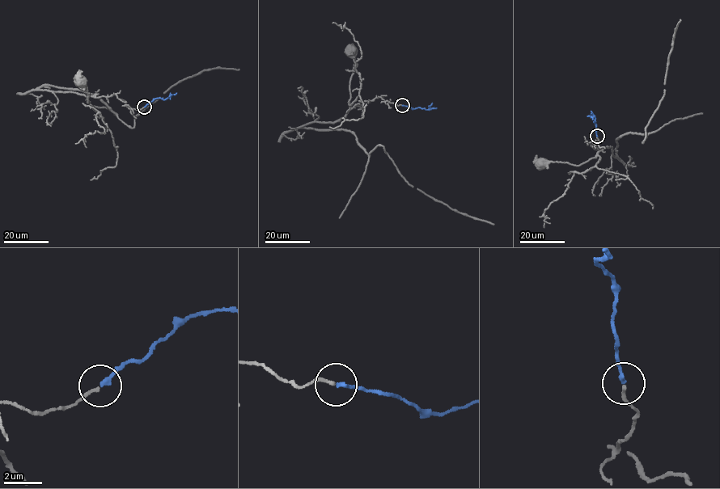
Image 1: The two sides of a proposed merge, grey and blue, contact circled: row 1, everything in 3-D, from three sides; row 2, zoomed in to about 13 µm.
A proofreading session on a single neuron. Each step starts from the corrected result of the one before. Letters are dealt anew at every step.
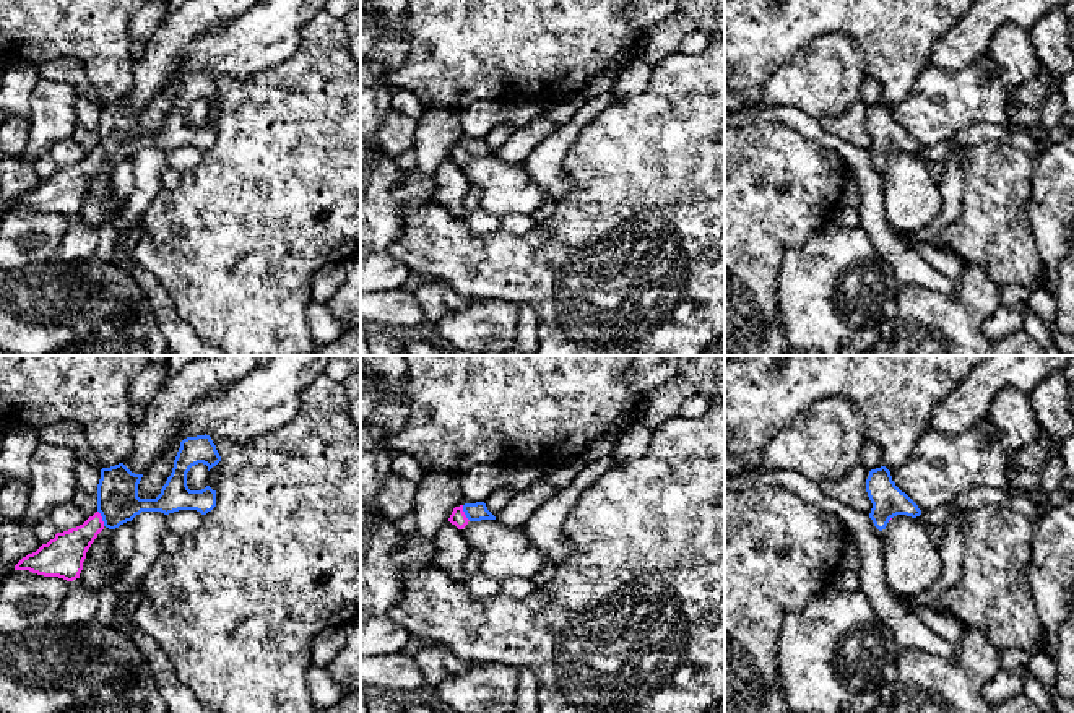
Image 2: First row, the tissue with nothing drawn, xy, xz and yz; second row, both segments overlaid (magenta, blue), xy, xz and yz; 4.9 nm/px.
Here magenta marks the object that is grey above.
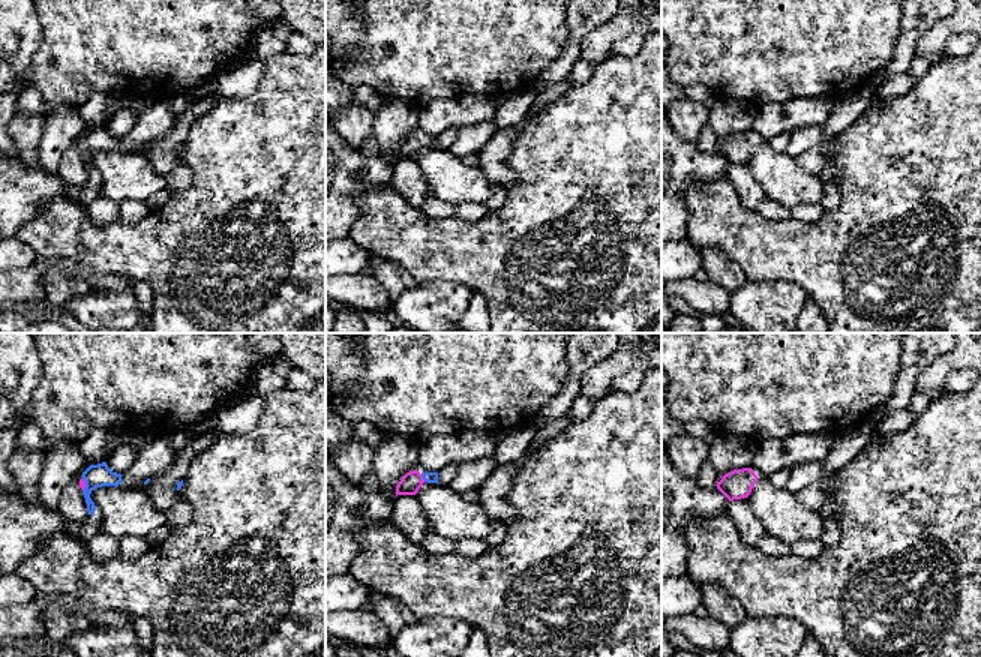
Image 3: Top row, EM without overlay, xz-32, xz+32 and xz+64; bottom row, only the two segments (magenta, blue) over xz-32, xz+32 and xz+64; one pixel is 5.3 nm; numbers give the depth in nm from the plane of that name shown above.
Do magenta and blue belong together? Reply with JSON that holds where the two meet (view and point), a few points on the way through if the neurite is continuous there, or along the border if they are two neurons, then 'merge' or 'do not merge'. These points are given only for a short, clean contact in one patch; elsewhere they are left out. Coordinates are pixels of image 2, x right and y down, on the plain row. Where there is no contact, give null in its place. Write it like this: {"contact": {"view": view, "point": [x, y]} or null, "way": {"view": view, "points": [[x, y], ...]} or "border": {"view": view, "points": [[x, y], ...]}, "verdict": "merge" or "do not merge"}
{"contact": {"view": "xz", "point": [463, 150]}, "way": {"view": "xz", "points": [[459, 155], [463, 150], [475, 148]]}, "verdict": "merge"}

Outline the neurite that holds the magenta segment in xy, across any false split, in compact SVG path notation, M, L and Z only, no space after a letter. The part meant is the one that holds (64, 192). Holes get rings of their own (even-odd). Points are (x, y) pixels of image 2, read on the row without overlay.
M210 71L184 75L172 109L156 135L138 133L138 120L143 110L132 109L123 99L102 104L97 120L97 148L83 161L57 169L36 188L23 193L15 206L29 206L37 211L73 218L80 214L86 188L104 164L115 166L141 148L169 151L179 146L197 146L206 151L216 143L216 127L210 122L201 127L190 127L187 109L198 99L206 101L210 107L219 97L221 93Z

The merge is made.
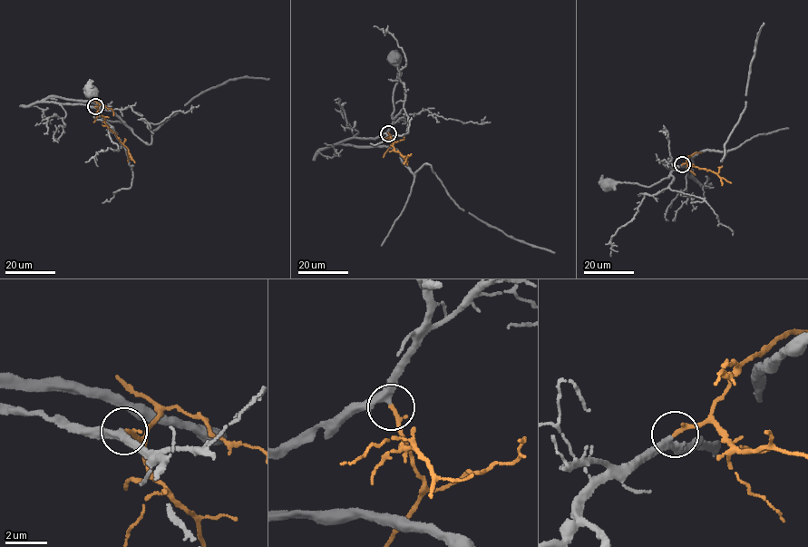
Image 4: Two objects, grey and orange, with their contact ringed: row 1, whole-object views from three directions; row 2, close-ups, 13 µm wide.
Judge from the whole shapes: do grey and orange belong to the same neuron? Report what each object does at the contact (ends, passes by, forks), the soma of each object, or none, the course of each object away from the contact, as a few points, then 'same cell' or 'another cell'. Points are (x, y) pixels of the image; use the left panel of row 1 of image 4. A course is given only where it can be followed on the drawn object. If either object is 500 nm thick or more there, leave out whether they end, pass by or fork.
grey passes by; orange ends; soma grey (91, 92); soma orange none; course grey (95, 107), (102, 115), (99, 115), (95, 92), (90, 92); course orange (95, 107), (135, 162); same cell

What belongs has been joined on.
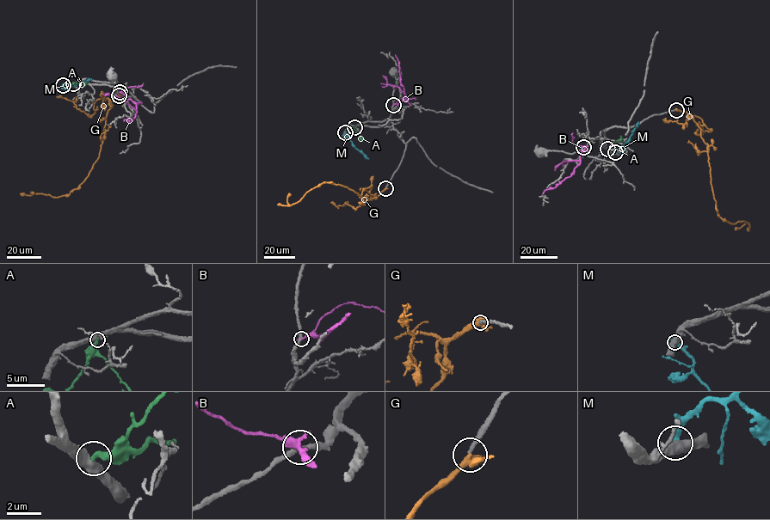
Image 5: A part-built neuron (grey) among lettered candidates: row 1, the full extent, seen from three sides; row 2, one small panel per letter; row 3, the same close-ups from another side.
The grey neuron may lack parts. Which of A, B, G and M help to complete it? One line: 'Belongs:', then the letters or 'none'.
Belongs: none

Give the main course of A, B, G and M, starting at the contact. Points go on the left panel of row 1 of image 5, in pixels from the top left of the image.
A: (73, 83), (87, 82)
B: (119, 92), (136, 104), (135, 117), (130, 122), (126, 119), (124, 121)
G: (119, 95), (111, 101), (99, 158), (83, 182), (69, 195), (57, 197), (31, 192), (33, 193)
M: (64, 84), (92, 79)

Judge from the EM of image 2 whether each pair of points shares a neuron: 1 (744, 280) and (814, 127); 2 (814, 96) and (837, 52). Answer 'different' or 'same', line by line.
1: different
2: same

